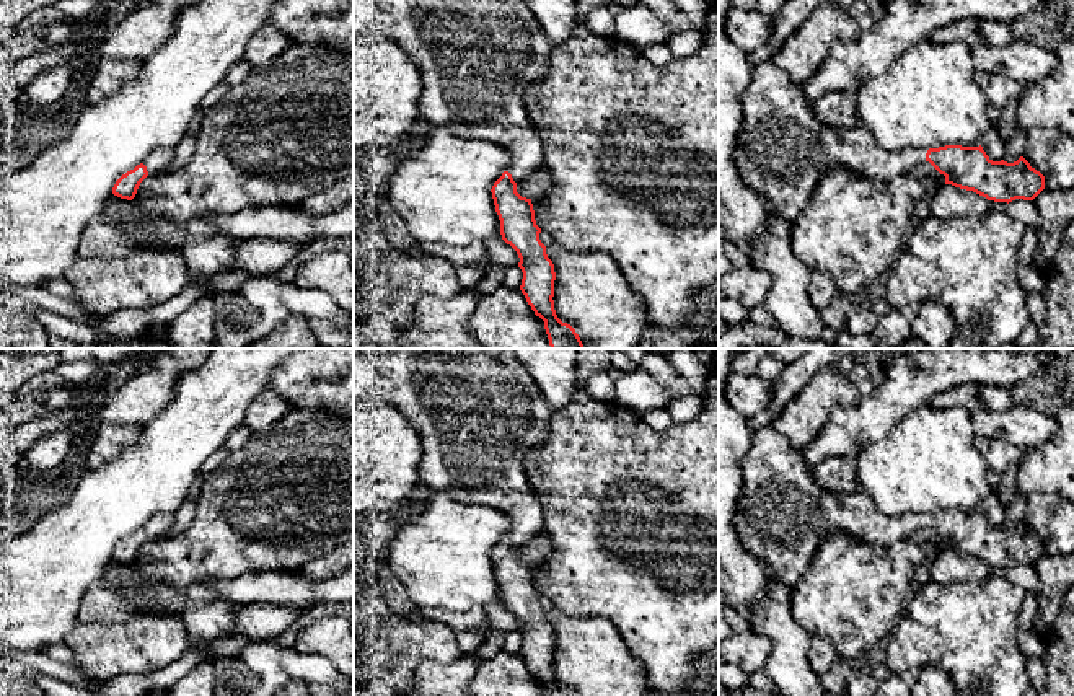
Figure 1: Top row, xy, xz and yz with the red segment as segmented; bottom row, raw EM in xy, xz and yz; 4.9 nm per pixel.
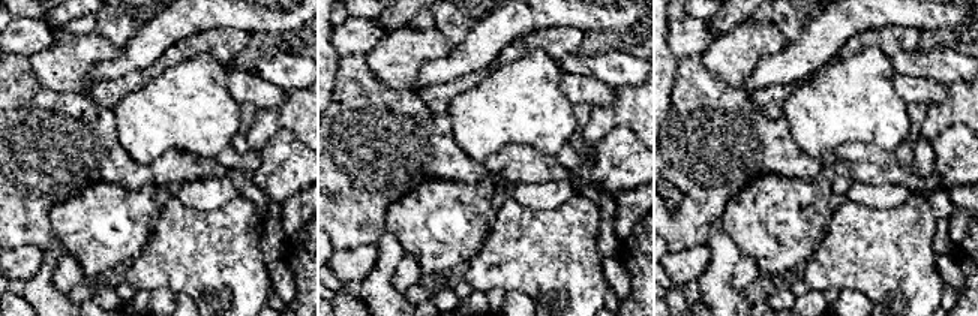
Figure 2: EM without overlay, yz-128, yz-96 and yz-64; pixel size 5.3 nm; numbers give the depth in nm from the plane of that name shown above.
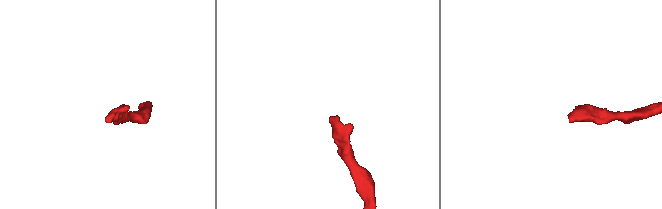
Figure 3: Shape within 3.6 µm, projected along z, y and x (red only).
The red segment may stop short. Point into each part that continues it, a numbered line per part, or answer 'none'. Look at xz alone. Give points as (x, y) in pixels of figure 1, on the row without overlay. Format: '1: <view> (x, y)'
1: xz (478, 413)

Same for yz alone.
1: yz (783, 515)

